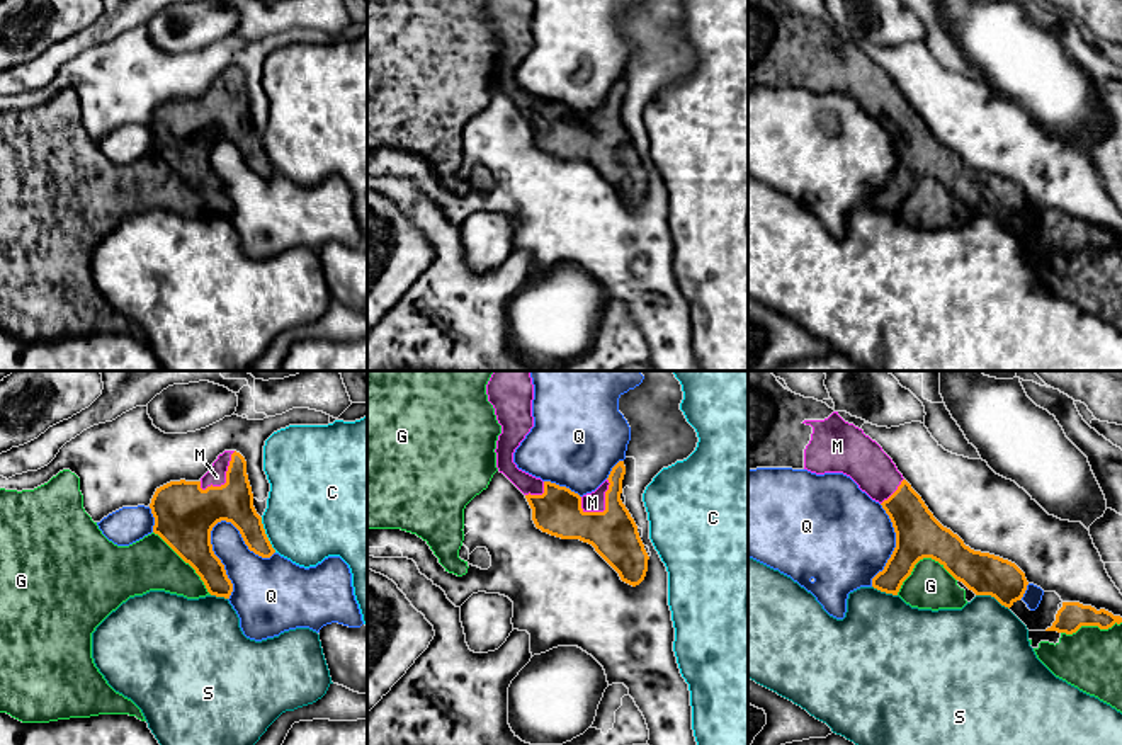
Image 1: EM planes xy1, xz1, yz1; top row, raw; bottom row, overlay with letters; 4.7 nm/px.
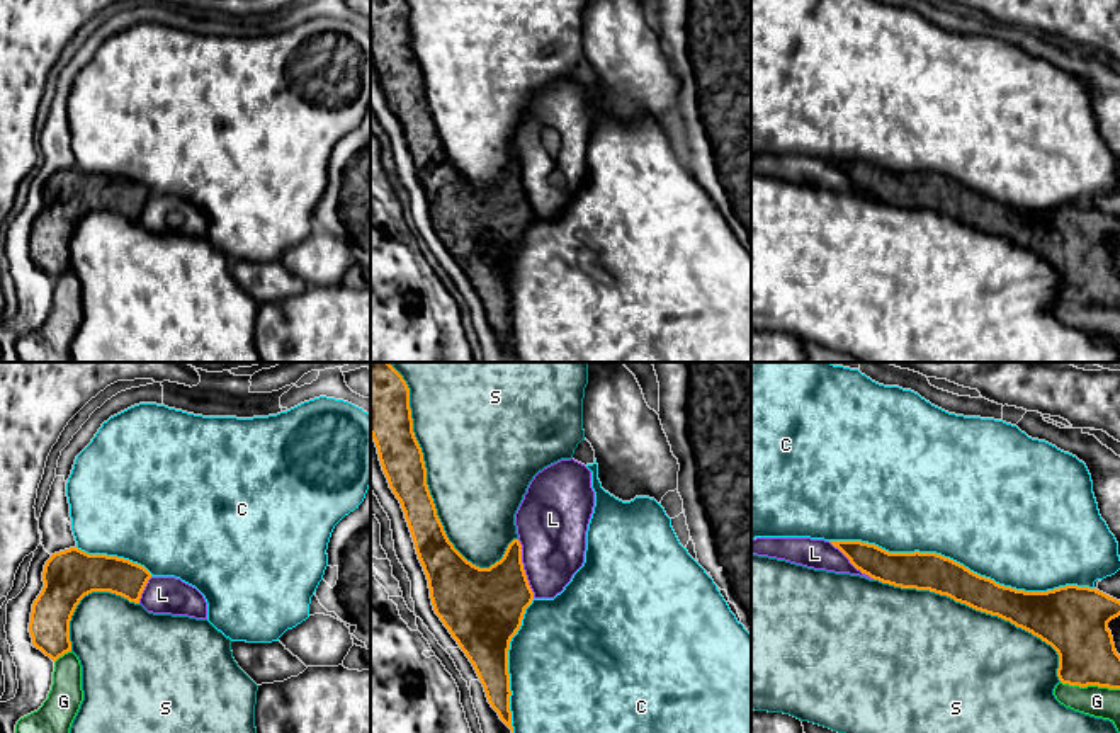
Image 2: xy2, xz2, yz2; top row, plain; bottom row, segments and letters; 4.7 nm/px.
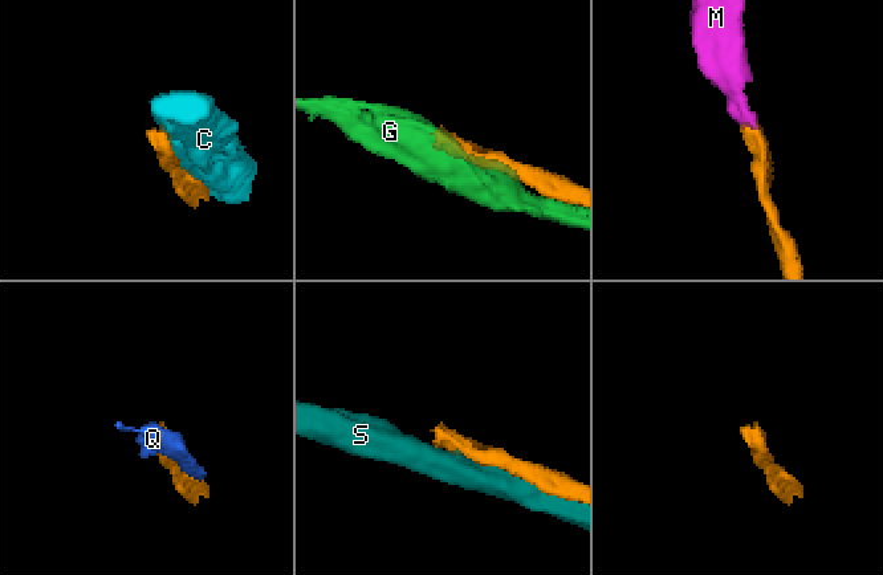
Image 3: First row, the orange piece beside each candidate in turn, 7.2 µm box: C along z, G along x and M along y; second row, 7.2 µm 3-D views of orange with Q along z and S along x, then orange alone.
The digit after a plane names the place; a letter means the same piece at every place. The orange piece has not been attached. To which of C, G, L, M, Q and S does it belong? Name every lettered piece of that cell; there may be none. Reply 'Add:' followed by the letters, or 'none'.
Add: M

